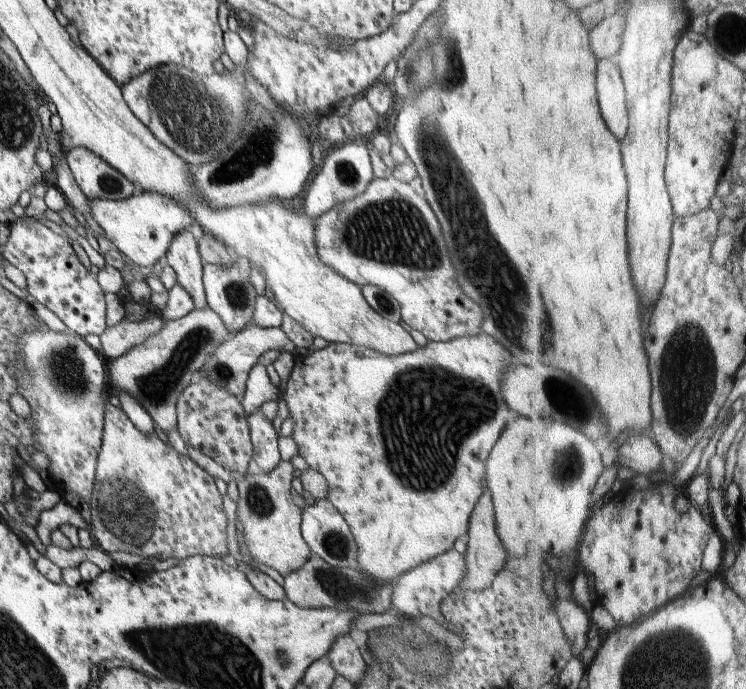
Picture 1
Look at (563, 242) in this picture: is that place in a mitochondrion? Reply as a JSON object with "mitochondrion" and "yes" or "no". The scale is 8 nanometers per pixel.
{"mitochondrion":"no"}

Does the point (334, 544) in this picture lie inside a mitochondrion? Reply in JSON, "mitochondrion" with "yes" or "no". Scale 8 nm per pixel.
{"mitochondrion":"yes"}

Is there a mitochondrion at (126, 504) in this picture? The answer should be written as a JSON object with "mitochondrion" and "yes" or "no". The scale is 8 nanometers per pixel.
{"mitochondrion":"yes"}

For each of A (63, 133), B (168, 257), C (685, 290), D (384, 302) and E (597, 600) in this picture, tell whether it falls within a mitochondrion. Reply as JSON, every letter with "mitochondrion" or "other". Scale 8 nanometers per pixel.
{"A":"other","B":"other","C":"other","D":"mitochondrion","E":"other"}

